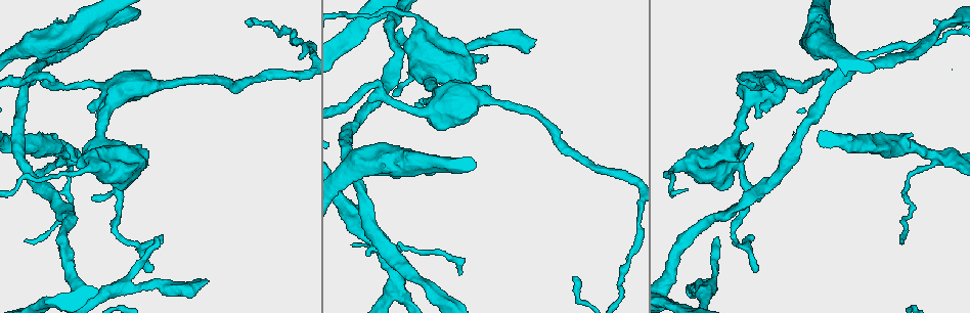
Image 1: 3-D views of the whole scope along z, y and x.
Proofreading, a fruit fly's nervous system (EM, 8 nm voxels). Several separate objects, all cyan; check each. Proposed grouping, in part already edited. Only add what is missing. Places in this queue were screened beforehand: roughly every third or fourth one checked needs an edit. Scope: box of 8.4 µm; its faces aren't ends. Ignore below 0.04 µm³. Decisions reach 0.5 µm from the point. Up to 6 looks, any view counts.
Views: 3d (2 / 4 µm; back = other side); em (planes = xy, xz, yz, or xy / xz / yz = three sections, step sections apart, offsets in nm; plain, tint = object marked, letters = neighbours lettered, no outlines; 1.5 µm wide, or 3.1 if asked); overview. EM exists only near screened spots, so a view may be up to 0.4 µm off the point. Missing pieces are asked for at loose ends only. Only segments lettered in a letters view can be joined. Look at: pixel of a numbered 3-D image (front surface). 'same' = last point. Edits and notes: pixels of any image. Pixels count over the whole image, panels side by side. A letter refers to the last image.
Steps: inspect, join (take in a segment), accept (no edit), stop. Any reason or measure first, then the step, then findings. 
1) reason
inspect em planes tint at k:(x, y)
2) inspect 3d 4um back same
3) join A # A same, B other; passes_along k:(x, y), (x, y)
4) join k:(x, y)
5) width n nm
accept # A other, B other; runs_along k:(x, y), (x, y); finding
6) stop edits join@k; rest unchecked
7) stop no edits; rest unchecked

thin end
inspect 3d 2um at 1:(757, 201)

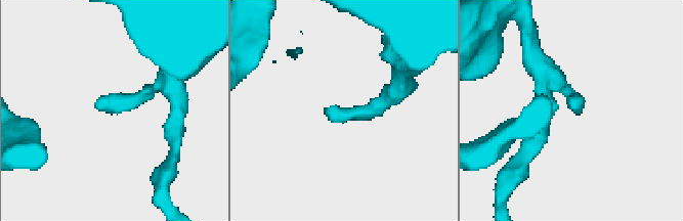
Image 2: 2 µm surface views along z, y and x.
now the EM
inspect em yz step 8 letters at 2:(100, 106)

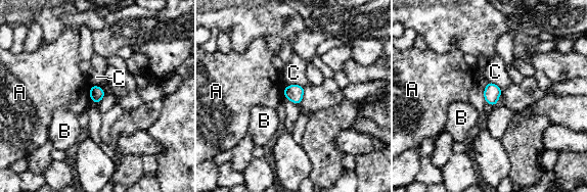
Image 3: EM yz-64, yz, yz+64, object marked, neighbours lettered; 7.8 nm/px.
inspect em planes letters same

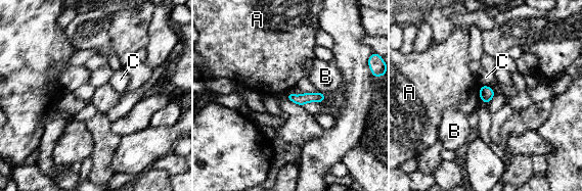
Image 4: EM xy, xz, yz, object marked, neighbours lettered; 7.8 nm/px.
accept # A other, B other, C other; border 4:(479, 87), (481, 100); none of them fits

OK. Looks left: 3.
an open end
inspect em xz step 4 letters at 1:(207, 282)

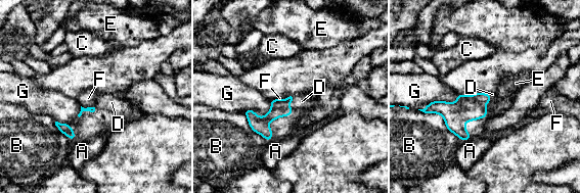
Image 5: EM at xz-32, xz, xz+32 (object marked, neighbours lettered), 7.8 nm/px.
longest_contact B 440 nm
join D # A other, B other, C other, D same, E other, F other, G other; the neuron continues

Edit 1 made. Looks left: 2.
stop edits join@5; rest unchecked

